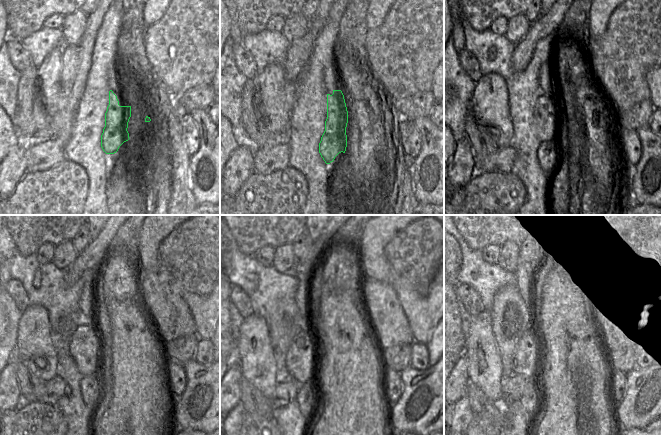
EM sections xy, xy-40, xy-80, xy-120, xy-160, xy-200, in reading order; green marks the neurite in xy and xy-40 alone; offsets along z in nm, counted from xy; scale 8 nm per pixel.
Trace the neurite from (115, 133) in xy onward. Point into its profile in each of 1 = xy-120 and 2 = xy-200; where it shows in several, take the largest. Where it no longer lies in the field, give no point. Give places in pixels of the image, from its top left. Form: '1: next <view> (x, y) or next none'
1: next xy-120 (91, 386)
2: next xy-200 (529, 400)

